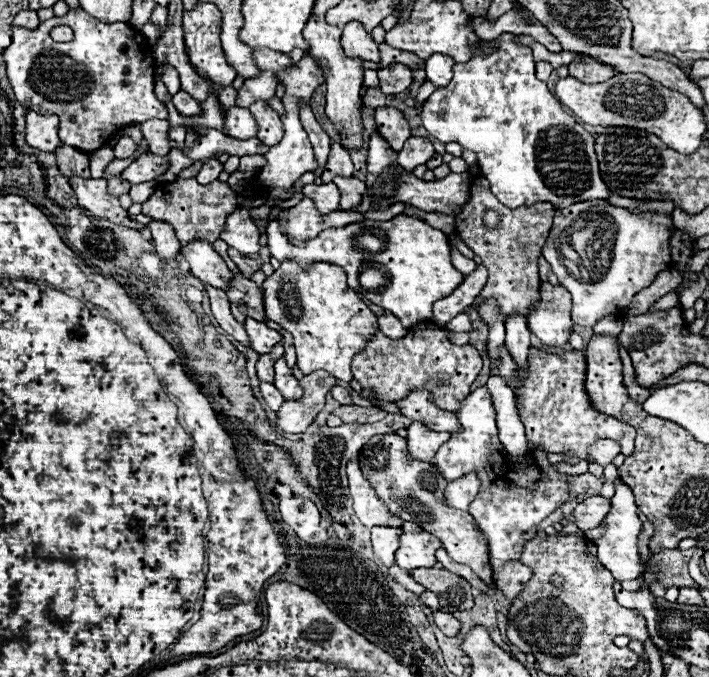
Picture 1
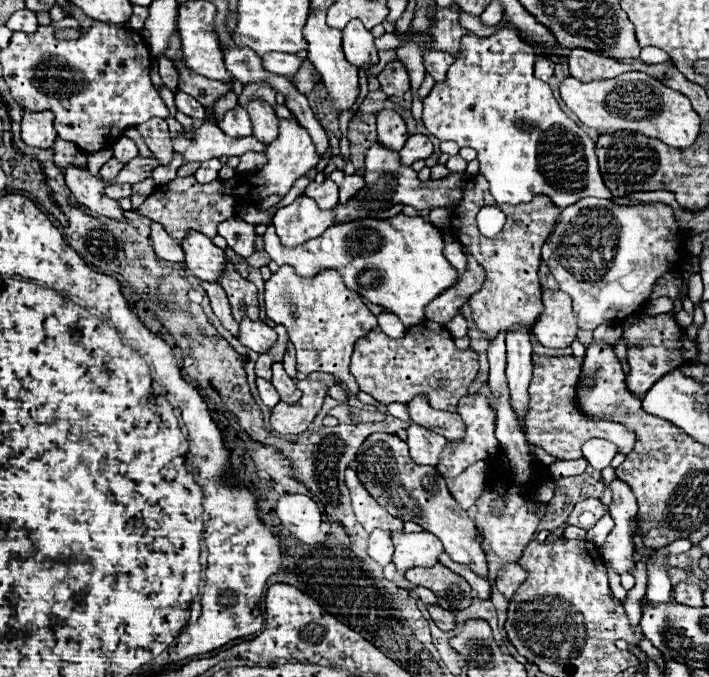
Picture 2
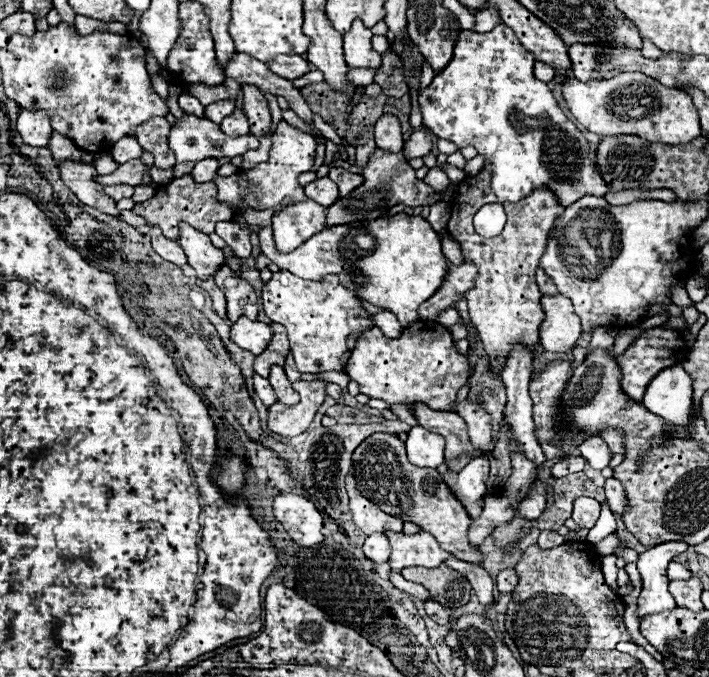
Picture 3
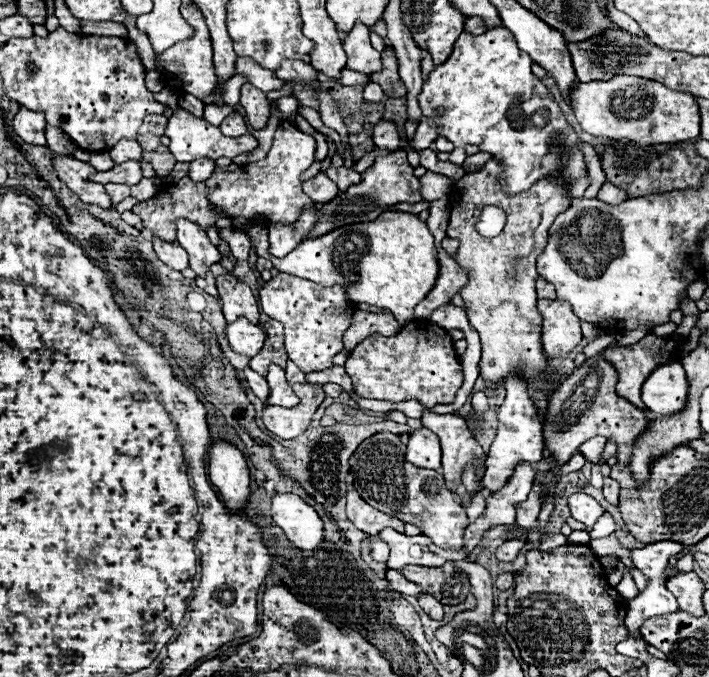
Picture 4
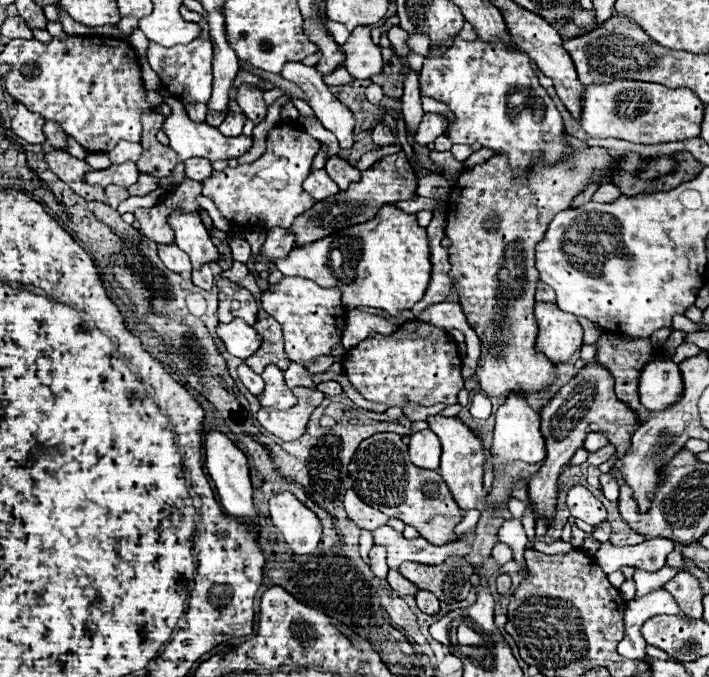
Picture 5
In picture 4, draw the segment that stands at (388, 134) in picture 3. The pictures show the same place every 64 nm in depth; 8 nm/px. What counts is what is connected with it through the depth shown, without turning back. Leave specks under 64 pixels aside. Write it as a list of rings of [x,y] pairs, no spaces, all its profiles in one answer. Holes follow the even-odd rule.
[[[380,120],[376,126],[374,126],[374,144],[376,148],[382,148],[382,150],[400,150],[400,134],[398,134],[398,126],[392,122],[392,120]]]

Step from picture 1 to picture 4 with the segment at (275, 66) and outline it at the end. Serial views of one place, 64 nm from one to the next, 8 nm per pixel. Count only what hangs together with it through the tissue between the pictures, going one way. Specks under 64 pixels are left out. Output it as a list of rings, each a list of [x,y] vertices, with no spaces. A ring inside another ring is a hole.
[[[282,60],[280,68],[276,70],[276,76],[280,80],[288,80],[288,82],[312,82],[316,80],[316,70],[306,64],[304,60]]]

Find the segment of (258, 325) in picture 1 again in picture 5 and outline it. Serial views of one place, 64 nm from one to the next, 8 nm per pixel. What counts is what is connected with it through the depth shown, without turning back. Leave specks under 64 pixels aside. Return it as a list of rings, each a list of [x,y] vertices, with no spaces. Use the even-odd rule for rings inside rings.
[[[234,318],[230,324],[220,324],[216,332],[226,344],[228,352],[242,360],[250,358],[262,344],[262,336],[242,318]]]

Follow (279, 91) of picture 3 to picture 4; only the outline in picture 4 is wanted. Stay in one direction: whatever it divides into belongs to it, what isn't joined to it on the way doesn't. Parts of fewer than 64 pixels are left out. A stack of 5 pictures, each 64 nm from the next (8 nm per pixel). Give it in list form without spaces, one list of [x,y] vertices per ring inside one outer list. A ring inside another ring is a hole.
[[[236,58],[234,64],[234,74],[244,74],[248,78],[248,82],[252,82],[256,88],[260,88],[262,92],[274,92],[274,90],[282,90],[286,82],[282,82],[280,78],[276,78],[276,74],[272,70],[266,70],[262,66],[258,66],[254,60],[250,58]]]

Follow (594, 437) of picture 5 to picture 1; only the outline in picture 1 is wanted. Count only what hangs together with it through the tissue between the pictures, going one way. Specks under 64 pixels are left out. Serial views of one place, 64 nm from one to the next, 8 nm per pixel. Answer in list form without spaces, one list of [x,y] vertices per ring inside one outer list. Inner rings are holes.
[[[598,440],[596,444],[590,446],[590,458],[592,462],[600,464],[600,466],[606,466],[610,464],[616,456],[620,454],[620,442],[616,440]]]

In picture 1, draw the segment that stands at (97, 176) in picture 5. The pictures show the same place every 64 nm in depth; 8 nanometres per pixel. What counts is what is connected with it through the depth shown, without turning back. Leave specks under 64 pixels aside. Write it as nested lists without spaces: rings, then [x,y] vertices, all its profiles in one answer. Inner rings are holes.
[[[146,154],[140,156],[136,162],[132,162],[124,172],[122,178],[132,182],[132,184],[140,184],[140,182],[150,182],[156,180],[158,176],[162,176],[168,170],[170,162],[168,156],[154,156],[154,154]]]

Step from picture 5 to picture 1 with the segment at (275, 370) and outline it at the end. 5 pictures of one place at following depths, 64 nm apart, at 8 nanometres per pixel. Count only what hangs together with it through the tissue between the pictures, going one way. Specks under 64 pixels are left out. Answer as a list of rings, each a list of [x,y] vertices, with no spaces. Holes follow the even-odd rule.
[[[284,356],[276,362],[276,380],[274,380],[274,384],[276,384],[276,388],[284,394],[284,398],[286,400],[300,400],[302,398],[302,386],[300,386],[300,382],[290,374],[290,368],[286,366],[286,360],[284,360]]]

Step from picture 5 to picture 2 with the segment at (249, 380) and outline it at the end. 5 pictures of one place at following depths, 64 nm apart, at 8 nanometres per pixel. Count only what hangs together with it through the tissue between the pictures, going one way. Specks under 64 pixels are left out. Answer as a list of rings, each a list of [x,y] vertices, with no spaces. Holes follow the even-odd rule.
[[[256,380],[256,384],[258,384],[258,392],[260,392],[260,398],[262,398],[262,402],[268,406],[268,408],[274,408],[278,402],[280,402],[280,396],[278,396],[278,392],[276,392],[276,388],[268,382],[268,380]]]

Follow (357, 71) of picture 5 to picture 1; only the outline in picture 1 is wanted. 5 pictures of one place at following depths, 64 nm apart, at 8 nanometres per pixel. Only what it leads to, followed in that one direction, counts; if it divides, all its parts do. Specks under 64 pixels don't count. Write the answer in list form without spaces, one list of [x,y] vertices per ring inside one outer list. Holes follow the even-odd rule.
[[[358,22],[346,24],[344,34],[342,34],[342,46],[344,46],[344,52],[350,56],[358,56],[358,58],[370,60],[370,62],[380,62],[378,44]]]

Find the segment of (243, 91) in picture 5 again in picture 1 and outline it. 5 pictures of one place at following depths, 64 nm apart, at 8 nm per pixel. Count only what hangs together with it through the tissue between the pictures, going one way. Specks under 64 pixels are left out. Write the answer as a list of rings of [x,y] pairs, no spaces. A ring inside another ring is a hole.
[[[258,100],[250,106],[250,112],[258,122],[258,140],[262,140],[266,146],[278,144],[282,140],[284,126],[276,110],[272,110],[264,100]]]

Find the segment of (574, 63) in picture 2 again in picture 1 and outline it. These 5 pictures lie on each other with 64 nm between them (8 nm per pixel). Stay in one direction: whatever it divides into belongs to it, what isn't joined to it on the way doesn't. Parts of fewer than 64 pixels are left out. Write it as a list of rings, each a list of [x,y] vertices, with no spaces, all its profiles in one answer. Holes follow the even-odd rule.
[[[588,58],[584,62],[572,62],[568,66],[568,72],[572,78],[584,82],[584,84],[598,84],[598,82],[606,82],[608,78],[612,78],[616,72],[614,68],[596,62],[594,58]]]

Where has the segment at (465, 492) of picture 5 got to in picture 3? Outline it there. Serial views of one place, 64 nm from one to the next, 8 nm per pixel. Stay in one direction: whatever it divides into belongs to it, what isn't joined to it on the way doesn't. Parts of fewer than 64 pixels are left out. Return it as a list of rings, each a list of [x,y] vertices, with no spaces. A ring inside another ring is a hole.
[[[414,404],[414,418],[418,424],[434,434],[444,436],[446,440],[446,460],[458,458],[462,452],[472,452],[468,436],[466,436],[466,422],[456,412],[440,412],[430,410],[426,404]]]

